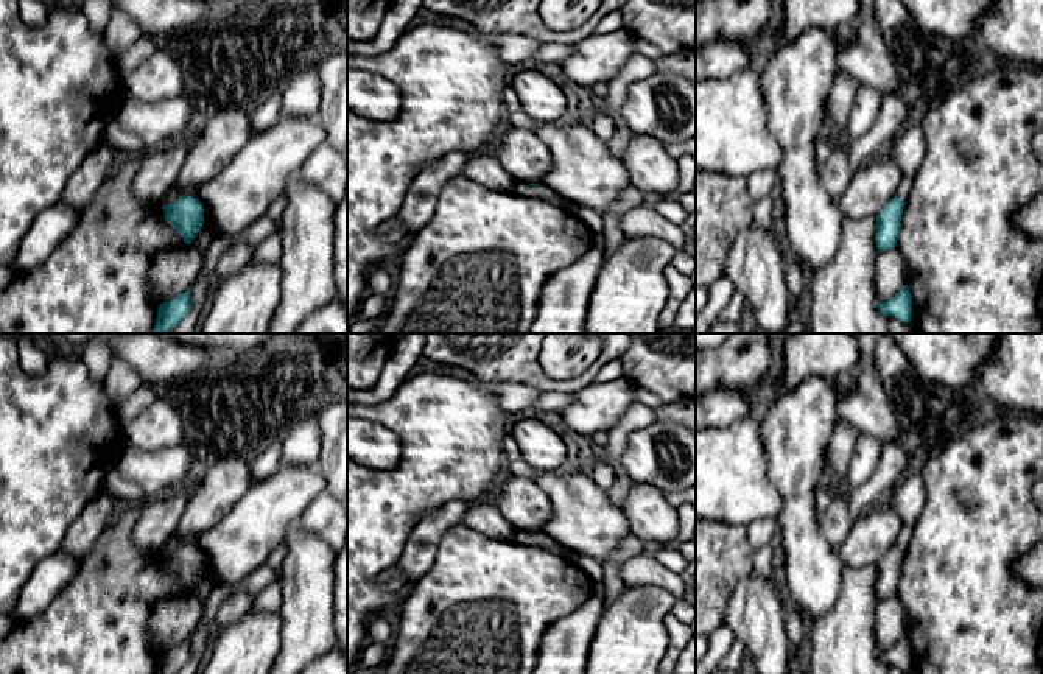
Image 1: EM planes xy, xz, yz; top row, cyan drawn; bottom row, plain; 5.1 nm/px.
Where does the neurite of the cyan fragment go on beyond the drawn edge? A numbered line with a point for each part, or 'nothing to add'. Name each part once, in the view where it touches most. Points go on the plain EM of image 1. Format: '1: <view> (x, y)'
1: xy (176, 540)

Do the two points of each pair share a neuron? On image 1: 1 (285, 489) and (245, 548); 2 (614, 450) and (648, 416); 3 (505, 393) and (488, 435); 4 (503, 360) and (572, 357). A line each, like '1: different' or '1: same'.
1: same
2: same
3: different
4: different

